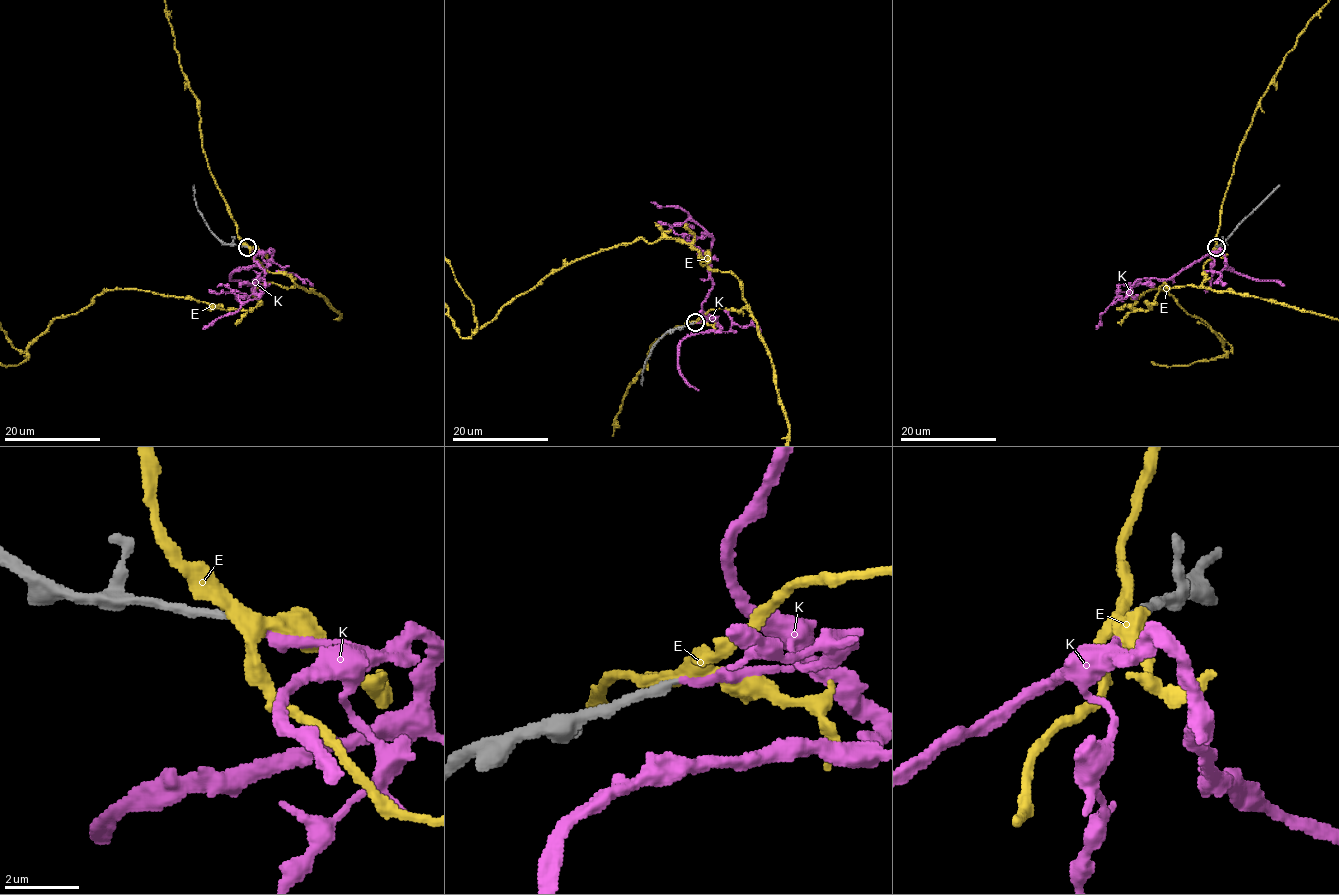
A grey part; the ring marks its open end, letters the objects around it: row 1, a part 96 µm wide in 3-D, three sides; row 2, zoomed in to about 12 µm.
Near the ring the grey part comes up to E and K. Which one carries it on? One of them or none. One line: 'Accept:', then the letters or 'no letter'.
Accept: K

